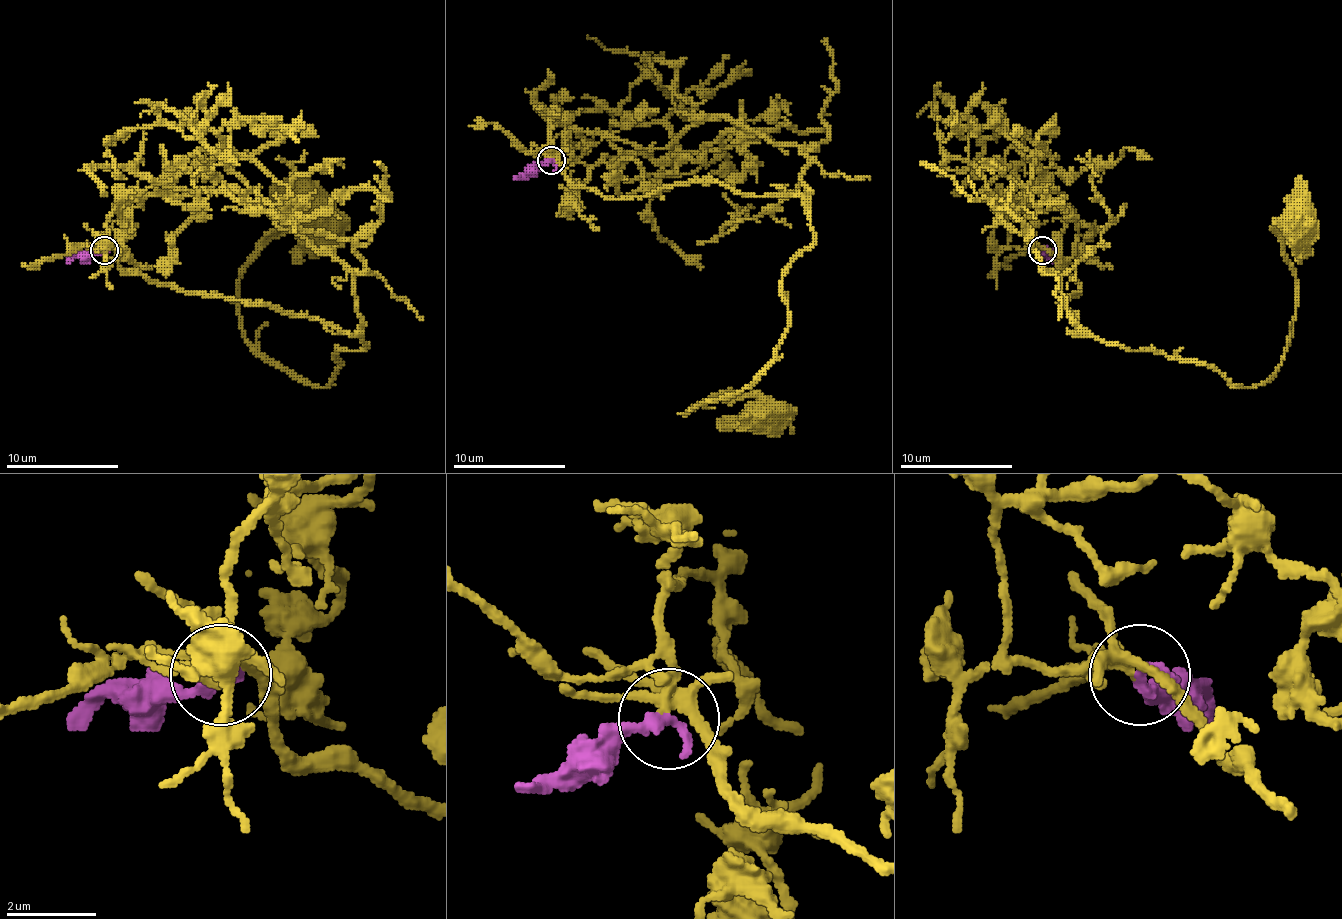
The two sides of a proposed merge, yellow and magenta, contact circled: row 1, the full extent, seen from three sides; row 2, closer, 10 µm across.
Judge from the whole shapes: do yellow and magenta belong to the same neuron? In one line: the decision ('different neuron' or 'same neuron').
same neuron

